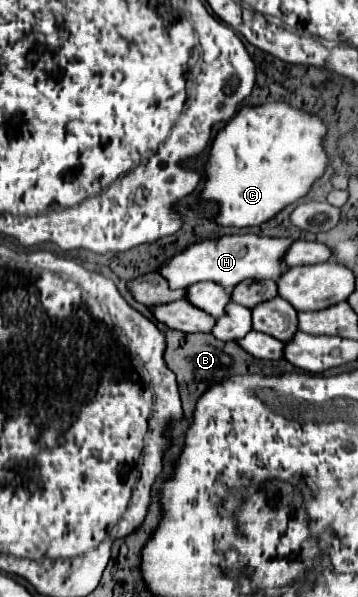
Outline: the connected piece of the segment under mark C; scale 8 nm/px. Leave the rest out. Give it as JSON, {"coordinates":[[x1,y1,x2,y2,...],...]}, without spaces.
{"coordinates":[[270,102,262,106,244,106,214,138,210,158,204,166,206,186,202,198,220,204,220,214,216,222,222,226,258,226,278,214,284,206,306,196,314,184,324,174,328,156,324,152,324,122,308,112,302,112,286,102]]}

